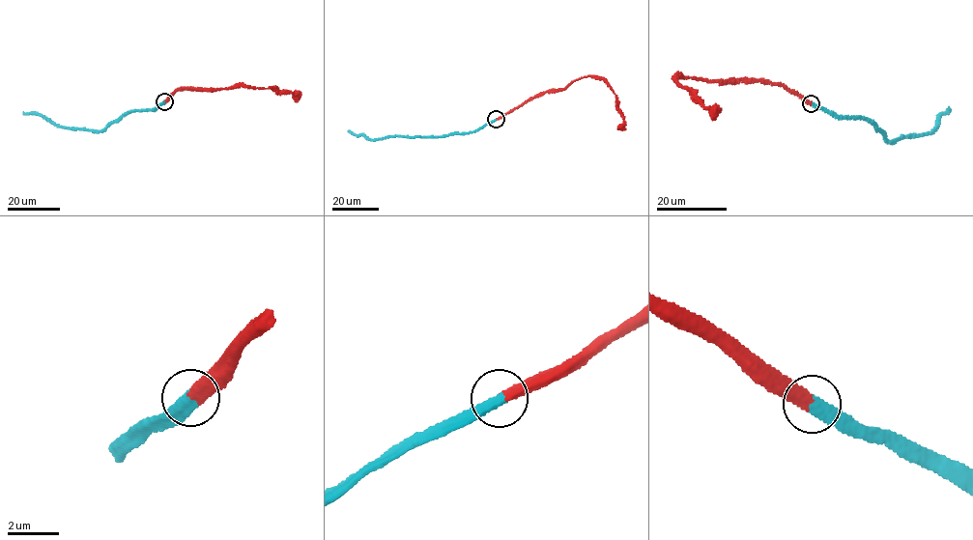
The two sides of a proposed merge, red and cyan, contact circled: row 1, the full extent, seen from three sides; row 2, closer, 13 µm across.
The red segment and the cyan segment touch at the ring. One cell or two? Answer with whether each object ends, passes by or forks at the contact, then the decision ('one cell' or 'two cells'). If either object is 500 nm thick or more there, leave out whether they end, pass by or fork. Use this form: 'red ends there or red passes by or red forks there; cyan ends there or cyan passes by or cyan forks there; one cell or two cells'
red ends there; cyan ends there; one cell

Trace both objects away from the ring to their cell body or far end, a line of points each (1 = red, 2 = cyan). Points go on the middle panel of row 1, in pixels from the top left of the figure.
1: (497, 119), (546, 92), (562, 90), (586, 76), (597, 76), (604, 78), (615, 96), (623, 120), (617, 127)
2: (496, 119), (474, 131), (435, 136), (389, 135), (369, 139), (362, 134), (353, 134), (348, 129)

